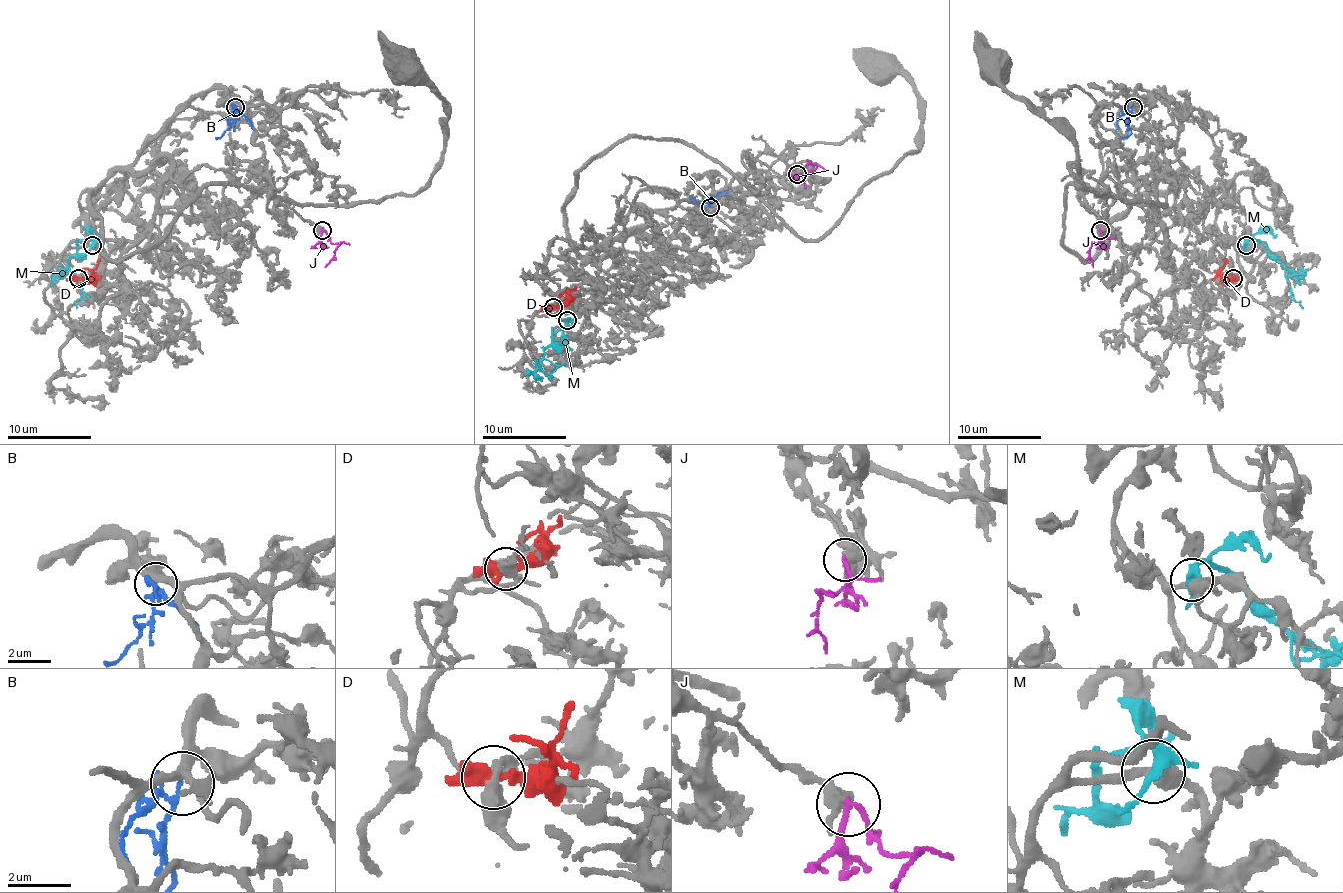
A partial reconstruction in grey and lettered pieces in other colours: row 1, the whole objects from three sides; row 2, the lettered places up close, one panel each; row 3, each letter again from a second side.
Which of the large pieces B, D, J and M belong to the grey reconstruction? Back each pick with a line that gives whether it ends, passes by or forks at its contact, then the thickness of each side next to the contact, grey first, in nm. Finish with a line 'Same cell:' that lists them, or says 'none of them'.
Same cell: none of them

